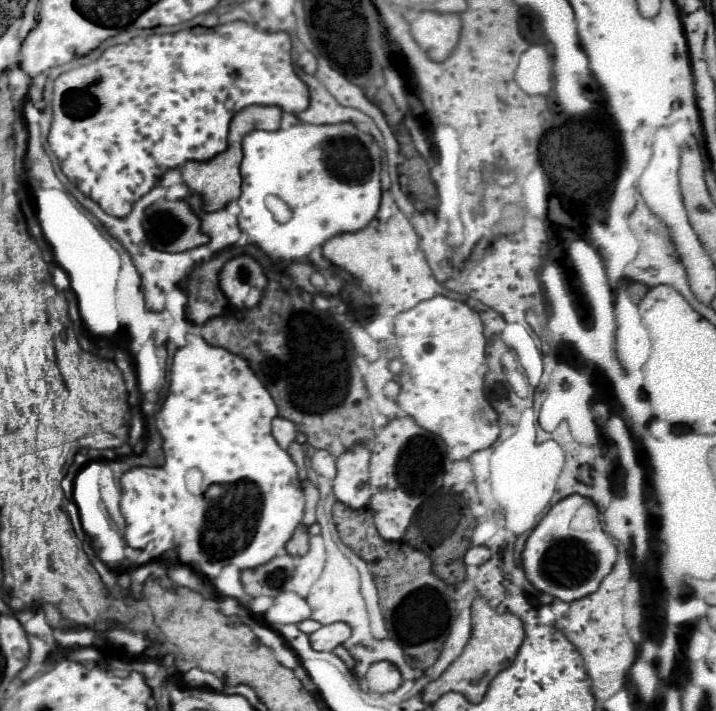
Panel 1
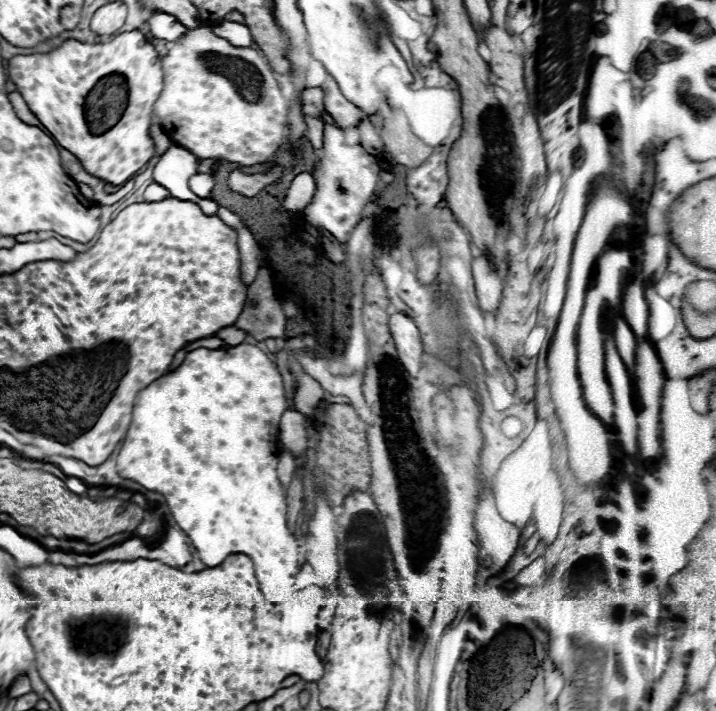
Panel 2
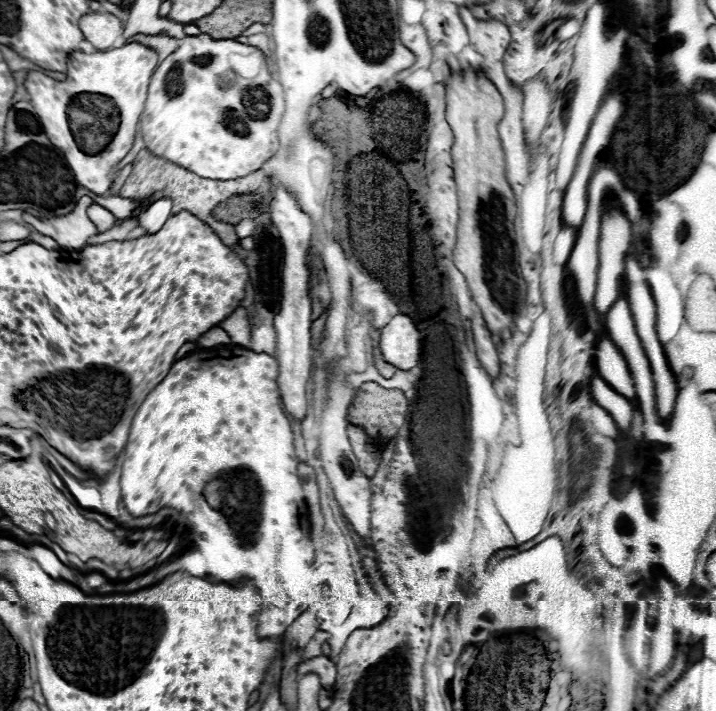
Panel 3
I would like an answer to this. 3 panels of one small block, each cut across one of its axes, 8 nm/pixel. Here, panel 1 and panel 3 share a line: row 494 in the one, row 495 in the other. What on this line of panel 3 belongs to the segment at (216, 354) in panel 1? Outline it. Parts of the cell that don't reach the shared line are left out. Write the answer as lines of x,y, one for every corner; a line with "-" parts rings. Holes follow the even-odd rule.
238,344
214,346
214,348
204,348
204,350
190,352
188,356
184,356
182,360
178,360
172,366
168,376
146,396
146,400
138,408
138,412
132,420
128,444
124,448
124,464
122,464
122,480
120,480
122,502
132,516
146,516
146,514
156,514
162,508
174,508
174,510
184,512
196,524
196,530
198,530
196,544
198,544
200,552
204,554
204,558
208,562
208,576
212,576
220,582
226,582
226,584
234,584
234,586
242,584
242,582
252,582
254,584
256,592
264,598
264,604
268,604
272,612
278,612
274,622
258,622
258,636
260,638
270,638
270,640
272,638
282,638
286,628
310,606
312,594
314,594
314,586
310,582
312,562
314,562
314,548
312,548
312,540
310,540
308,510
306,510
306,502
304,502
302,484
300,484
300,478
296,474
298,458
296,458
296,450
294,450
294,434
292,434
290,420
288,420
286,412
282,410
282,398
280,398
276,378
278,378
278,362
276,362
274,356
264,354
264,352
254,352
254,350
248,350
248,348
238,346
-
214,480
220,480
220,482
226,484
224,490
222,490
224,498
222,498
220,508
212,508
206,502
206,498
202,496
204,488

